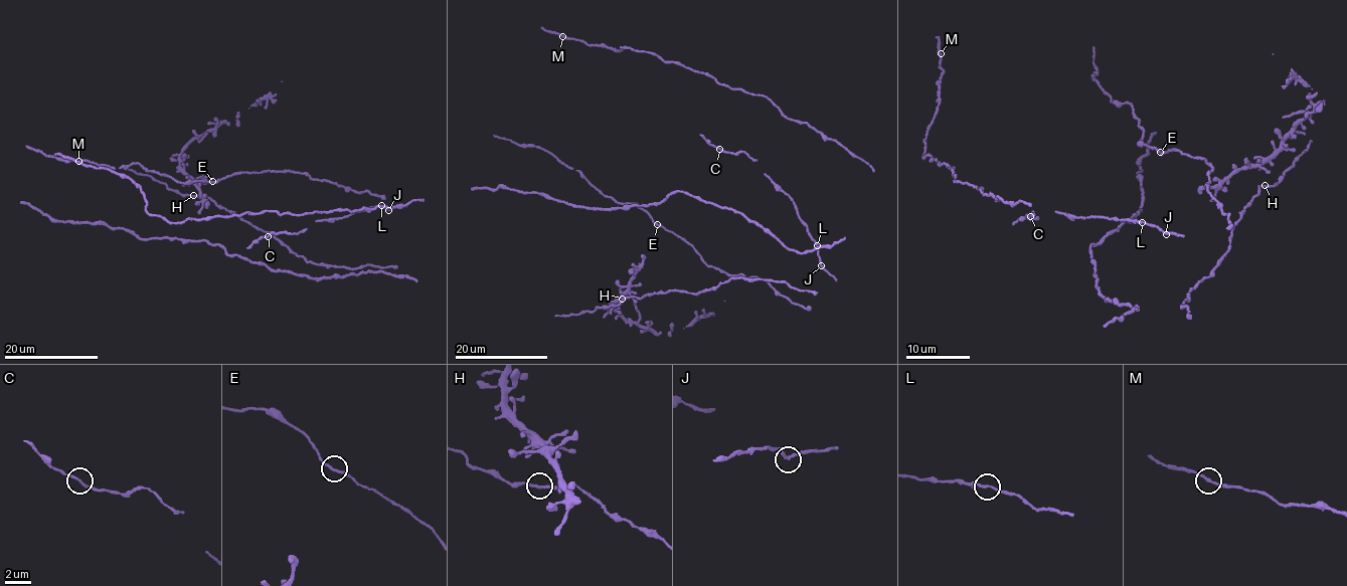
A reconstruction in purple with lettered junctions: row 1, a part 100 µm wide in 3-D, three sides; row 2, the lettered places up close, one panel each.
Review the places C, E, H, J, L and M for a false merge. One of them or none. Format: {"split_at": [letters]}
{"split_at": []}

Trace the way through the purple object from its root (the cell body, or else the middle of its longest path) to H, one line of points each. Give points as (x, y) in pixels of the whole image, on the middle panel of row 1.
H: (771, 279), (730, 277), (695, 295), (669, 289), (640, 299), (622, 299)

